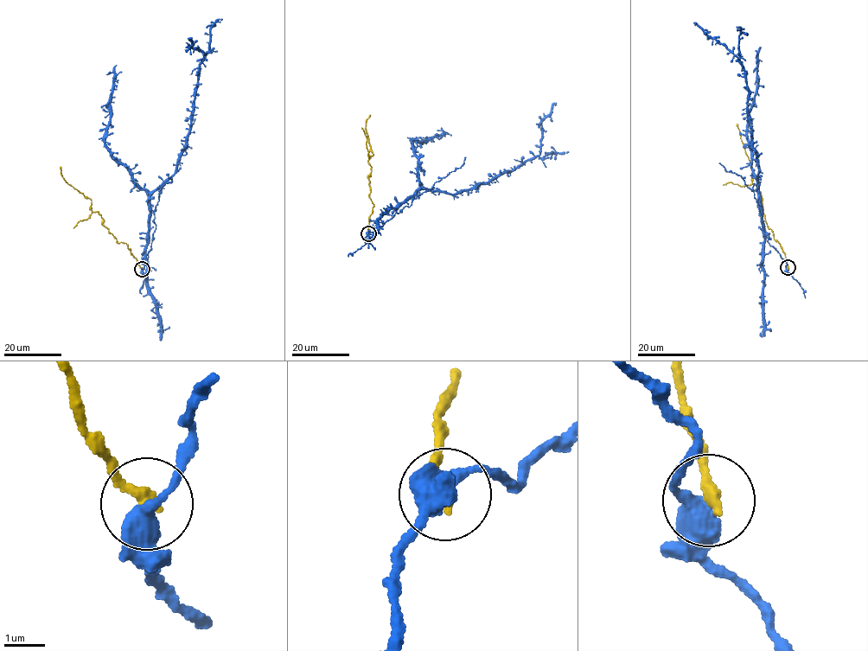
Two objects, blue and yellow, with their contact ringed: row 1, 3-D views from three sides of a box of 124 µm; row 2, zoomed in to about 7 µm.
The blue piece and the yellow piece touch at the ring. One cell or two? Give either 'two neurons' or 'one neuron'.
two neurons

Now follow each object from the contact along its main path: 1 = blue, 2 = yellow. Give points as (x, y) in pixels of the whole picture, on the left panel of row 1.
1: (142, 269), (156, 229), (149, 195), (175, 173), (186, 144), (199, 64), (205, 54), (189, 47), (192, 40)
2: (142, 269), (127, 244), (117, 242), (103, 224), (101, 216), (91, 211), (91, 200), (66, 181), (60, 167)

